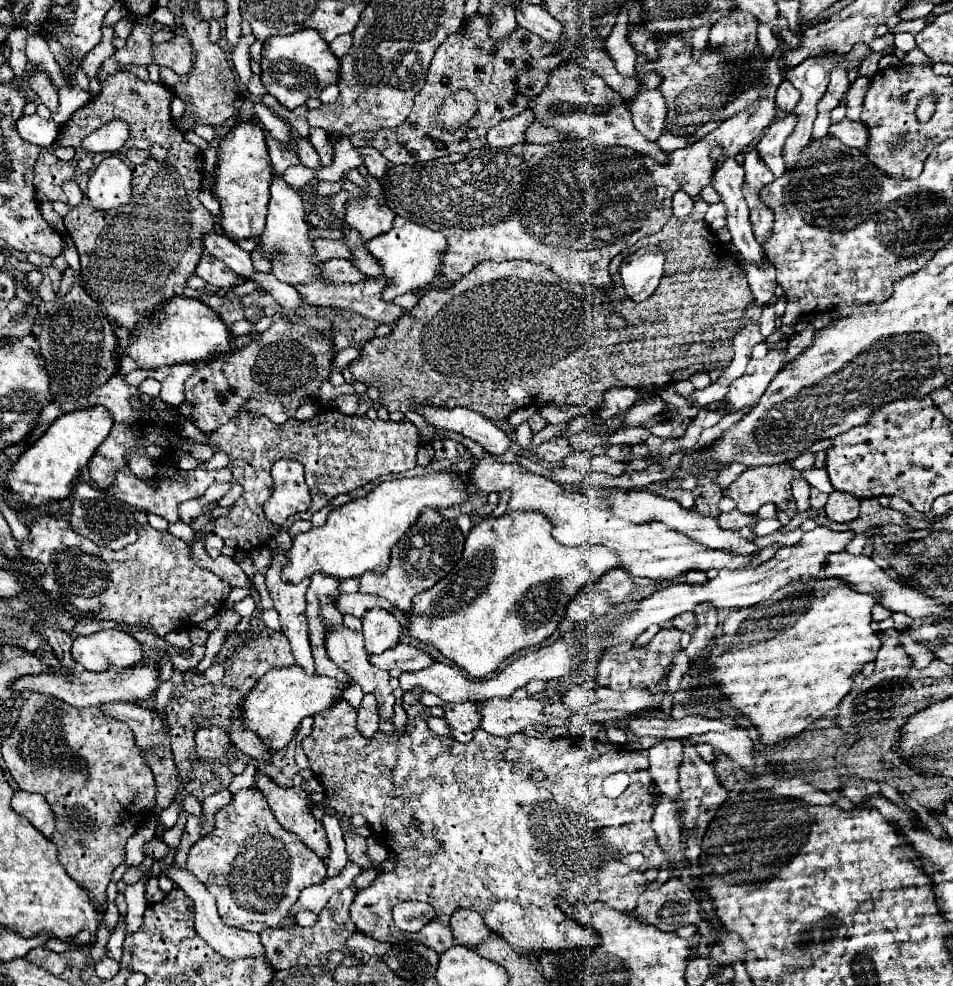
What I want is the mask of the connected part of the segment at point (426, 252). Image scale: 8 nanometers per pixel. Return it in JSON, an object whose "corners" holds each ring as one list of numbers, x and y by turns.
{"corners":[[404,217,394,219,394,227,388,233,382,233,366,243,368,253,382,265,384,277,388,281,384,289,384,301,392,301,394,297,402,295,404,291,426,287,436,277,436,267,440,265,442,251,444,251,444,235,440,237,438,231,420,227]]}

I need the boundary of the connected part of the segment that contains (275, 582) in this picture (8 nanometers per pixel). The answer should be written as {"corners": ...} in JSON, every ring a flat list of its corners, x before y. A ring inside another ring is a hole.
{"corners":[[278,553,274,559,272,559,272,565,266,573,266,587,270,591,270,597,274,601,274,607,278,609,280,613,280,623,282,623,282,631,292,647,292,655,294,655,294,661,298,667,302,667,302,671,306,675,312,675,314,673,314,659,312,659,312,649,310,649,310,639,308,639,308,623,306,623,306,589,310,585,308,579,304,579,304,583,298,583,298,585,288,585,288,583,280,583,280,563,284,563,284,553]]}

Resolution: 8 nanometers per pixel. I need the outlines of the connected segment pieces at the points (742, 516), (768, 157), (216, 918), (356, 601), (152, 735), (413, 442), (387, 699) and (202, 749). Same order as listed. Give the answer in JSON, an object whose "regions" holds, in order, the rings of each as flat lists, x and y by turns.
{"regions":[[[734,509,734,511,722,513,718,517,718,523,720,523,720,527,728,527,728,529,742,529,742,527,754,527,756,519,754,519,754,515]],[[784,115,782,119,778,119,776,123,772,123,764,135,758,141,758,155,760,159,768,165,768,169,774,173,774,177,780,177,786,167,784,167,784,159,782,159,782,147,788,139,788,135,792,133,794,127,794,117,792,115]],[[170,865,170,867,164,867,164,873,166,873,174,883,178,883,178,887,180,887,182,891,186,891,188,897,194,901,194,909,196,909,196,931,198,931,198,935,200,935,204,941,208,941,210,947,214,947,214,949,216,949,222,957,226,957,226,959,246,959,246,957,258,959,258,957,260,957,260,959,264,959,266,963,270,963,268,957,266,957,264,945,262,945,262,941,260,941,260,935,256,935,256,933,246,933,246,931,236,929,236,927,226,927,226,925,222,923,218,911,216,911,216,899,208,893,208,889,206,889,190,871,186,871,186,869,176,869,176,867]],[[352,593,352,595,340,595,336,597,336,609,346,615,354,615,354,617,362,617,364,611,372,609,372,607,384,607,388,609,390,613,394,613,394,607,386,601,386,599,380,599,378,595,364,595,364,593]],[[114,701,114,703,102,703,100,705,100,711,108,717,114,717,122,723,126,723,132,731,134,731,134,737,136,737,136,745,144,757,144,763,152,769,154,773,154,781,156,781,156,787,158,787,158,793,156,793,156,807,154,807,154,815,158,817,164,809,168,809,168,805,172,803,174,795,178,793,180,789,180,779,178,779,178,771,176,771,176,765,174,765,174,759,172,759,172,751,170,751,170,735,168,735,168,727,164,723,164,719,144,707,144,705,138,705,138,703,122,703,122,701]],[[240,407,236,417,212,431,208,437,216,451,228,455,228,469,232,471,234,481,244,487,244,495,232,509,232,519,226,515,216,521,216,535,222,537,224,545,240,551,262,547,270,537,274,537,274,525,266,519,262,505,268,501,270,469,278,459,294,459,304,465,306,483,312,493,312,505,308,511,316,513,336,495,352,493,382,475,404,473,416,467,418,451,418,429,410,421,370,421,366,415,342,415,336,409,320,411,310,421,292,419,284,425,274,425,266,415]],[[342,627,340,631,332,631,332,635,326,639,326,651,328,651,328,657,342,671,346,671,350,675,350,679,362,687,364,693,372,693,376,697,380,719,392,719,394,717,394,709,392,709,394,695,392,695,392,687,390,687,390,675,388,675,388,671,380,671,378,667,372,667,368,663,368,653,364,651,364,637,360,635,360,631,350,631,346,627]],[[200,727,196,731,196,751,202,759,222,759,228,751,228,735,218,727]]]}

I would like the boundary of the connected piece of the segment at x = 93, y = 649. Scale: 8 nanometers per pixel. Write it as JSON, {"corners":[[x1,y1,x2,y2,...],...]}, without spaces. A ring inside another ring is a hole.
{"corners":[[104,629,88,637,76,637,72,657,86,671,108,671,136,665,144,653,140,643,126,631]]}

